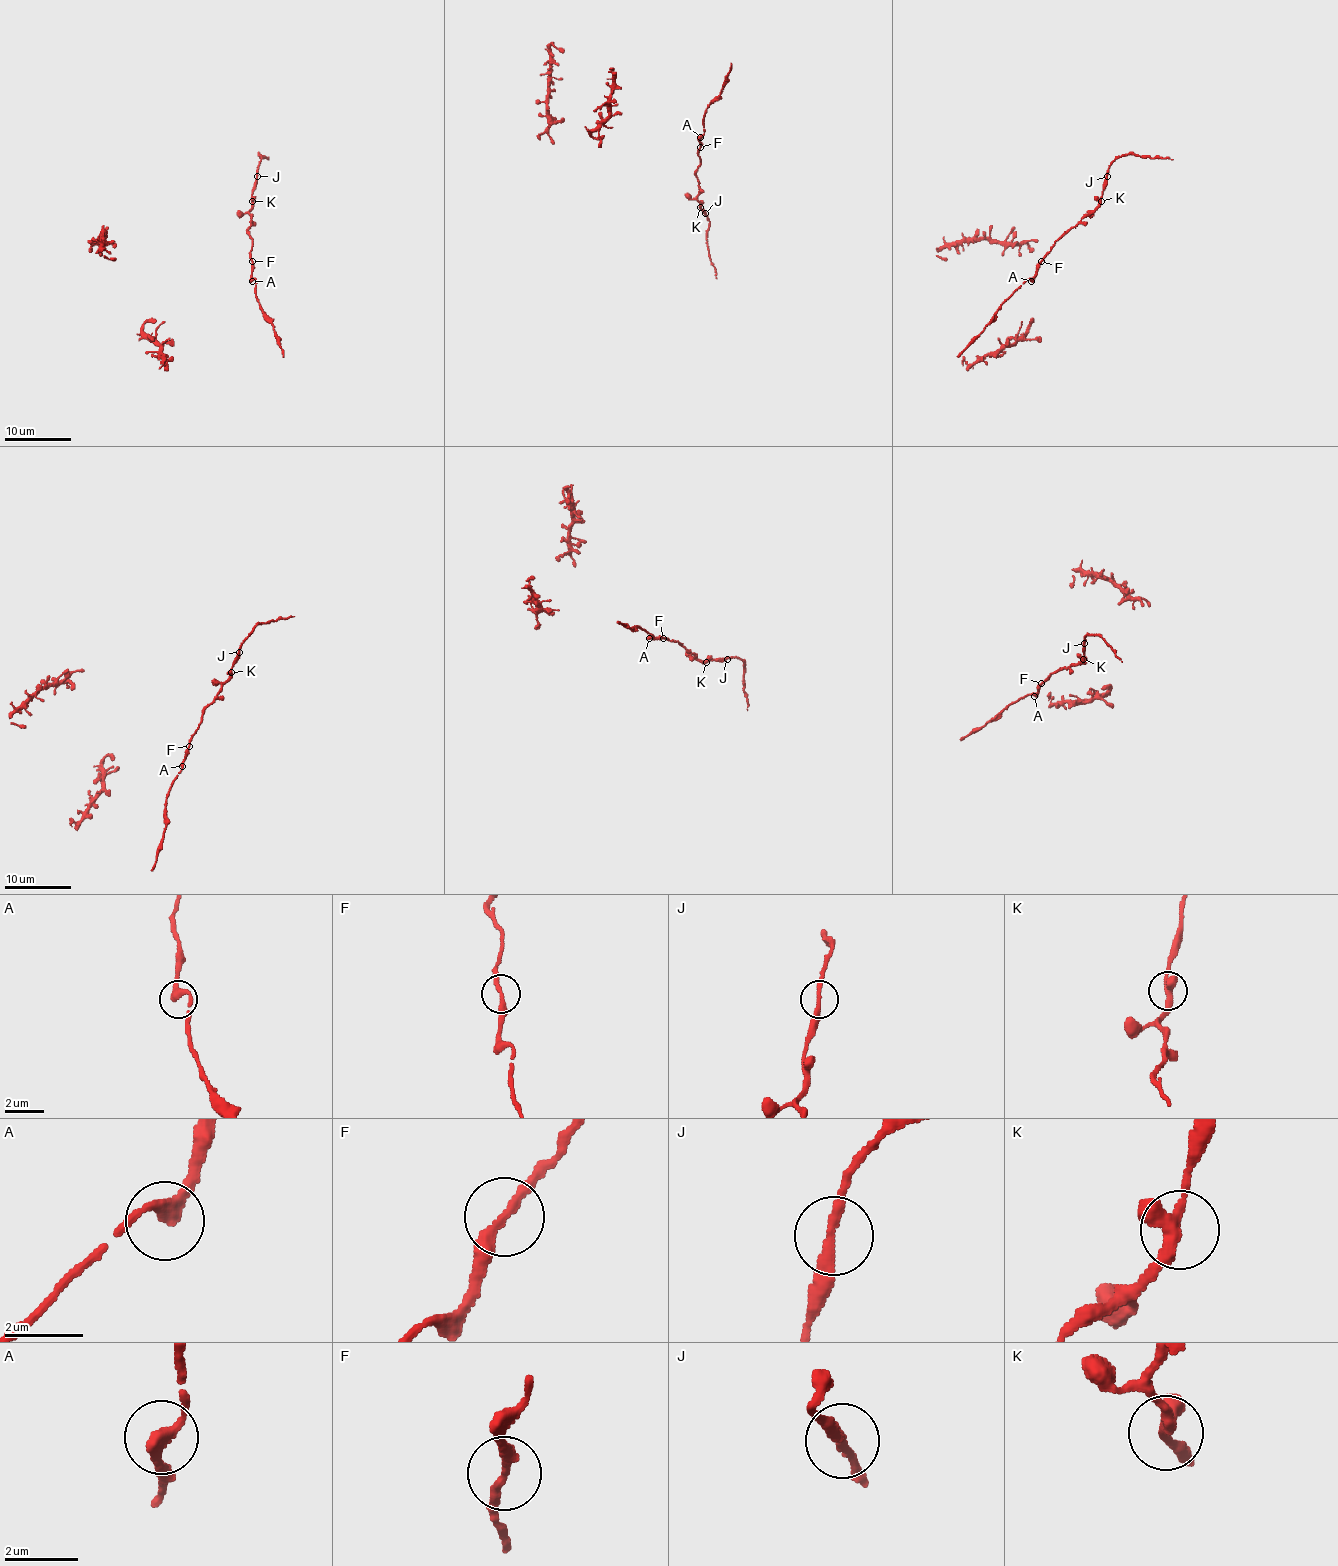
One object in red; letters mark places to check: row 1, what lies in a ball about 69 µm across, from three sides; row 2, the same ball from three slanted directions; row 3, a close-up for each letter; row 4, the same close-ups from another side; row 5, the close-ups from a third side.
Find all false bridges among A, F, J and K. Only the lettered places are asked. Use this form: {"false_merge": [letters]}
{"false_merge": []}

